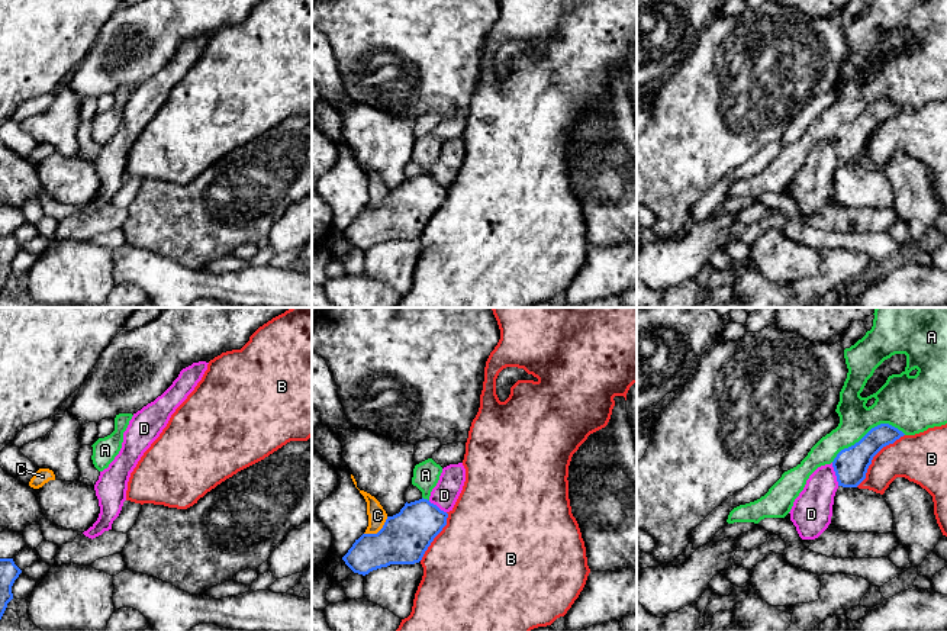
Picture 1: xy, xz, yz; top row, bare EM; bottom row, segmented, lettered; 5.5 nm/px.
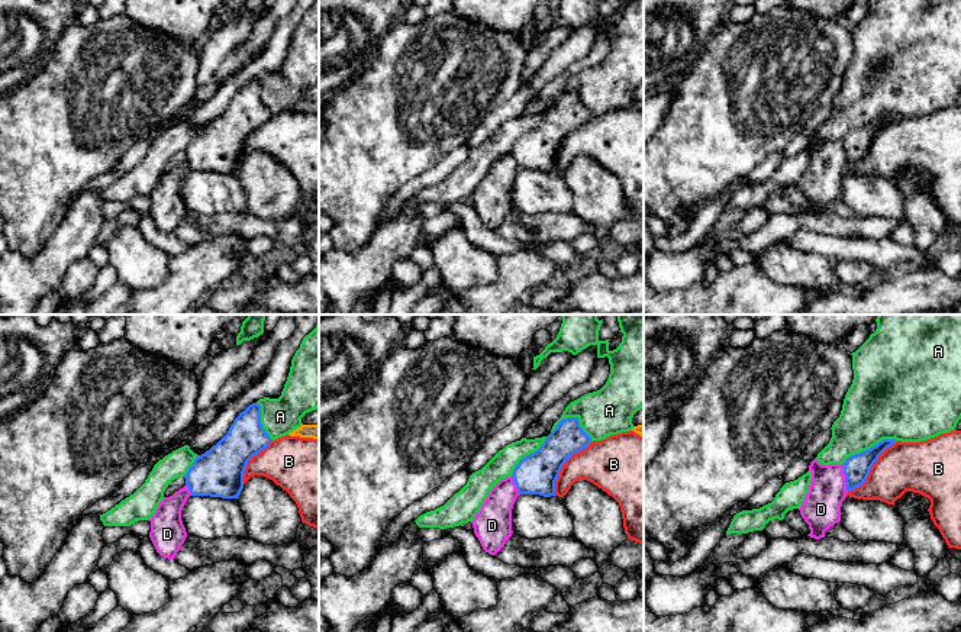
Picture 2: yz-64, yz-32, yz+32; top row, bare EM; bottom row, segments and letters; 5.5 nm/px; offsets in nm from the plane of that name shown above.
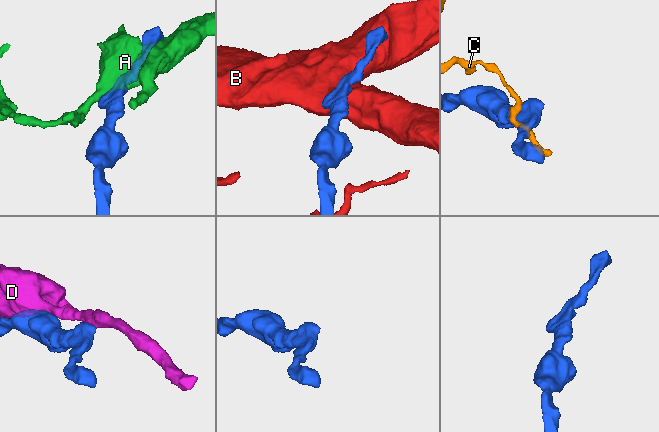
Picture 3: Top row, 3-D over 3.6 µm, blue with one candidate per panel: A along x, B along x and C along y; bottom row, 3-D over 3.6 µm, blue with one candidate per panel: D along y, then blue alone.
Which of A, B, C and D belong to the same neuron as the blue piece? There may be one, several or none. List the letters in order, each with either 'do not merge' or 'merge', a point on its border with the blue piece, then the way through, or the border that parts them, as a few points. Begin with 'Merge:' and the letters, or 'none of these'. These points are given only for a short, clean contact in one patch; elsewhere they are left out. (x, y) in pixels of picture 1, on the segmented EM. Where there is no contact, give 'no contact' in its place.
Merge: none of these
A: do not merge; contact yz (869, 431)
B: do not merge; contact yz (873, 456)
C: do not merge; contact xz (379, 531)
D: do not merge; contact yz (836, 475); border yz (831, 463), (838, 485)

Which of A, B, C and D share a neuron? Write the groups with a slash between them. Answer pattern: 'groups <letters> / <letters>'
groups A / B / C / D

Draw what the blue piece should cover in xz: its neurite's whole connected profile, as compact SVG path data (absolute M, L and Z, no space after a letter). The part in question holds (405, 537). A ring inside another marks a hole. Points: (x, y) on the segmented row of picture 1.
M428 499L405 503L399 514L387 516L377 534L363 534L342 557L358 574L390 564L419 563L447 525L448 514Z

